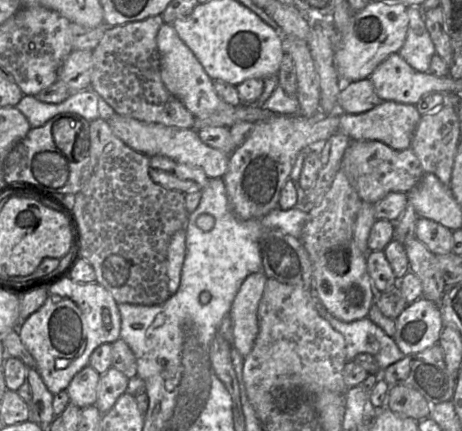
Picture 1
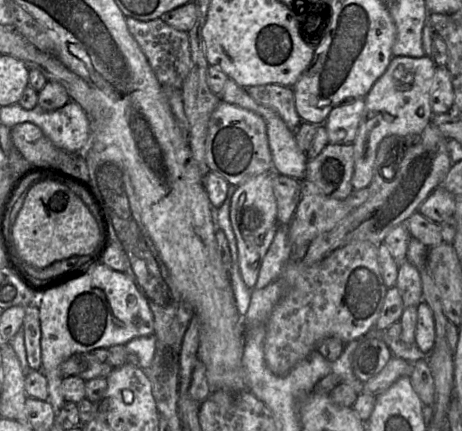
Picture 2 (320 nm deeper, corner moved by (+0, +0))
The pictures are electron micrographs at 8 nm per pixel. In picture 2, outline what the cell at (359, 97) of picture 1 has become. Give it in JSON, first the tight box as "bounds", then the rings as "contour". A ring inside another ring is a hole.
{"bounds":[316,98,365,144],"contour":[[[365,98],[346,101],[331,110],[324,124],[316,125],[326,128],[329,144],[353,143],[364,108]]]}

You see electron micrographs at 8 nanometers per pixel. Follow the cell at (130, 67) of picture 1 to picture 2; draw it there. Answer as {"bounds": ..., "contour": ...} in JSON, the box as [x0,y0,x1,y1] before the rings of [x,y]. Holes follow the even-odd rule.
{"bounds":[126,17,191,89],"contour":[[[127,17],[126,23],[130,34],[136,40],[142,52],[146,56],[161,85],[181,89],[191,66],[188,32],[178,30],[168,25],[162,18],[150,21],[140,21]]]}

